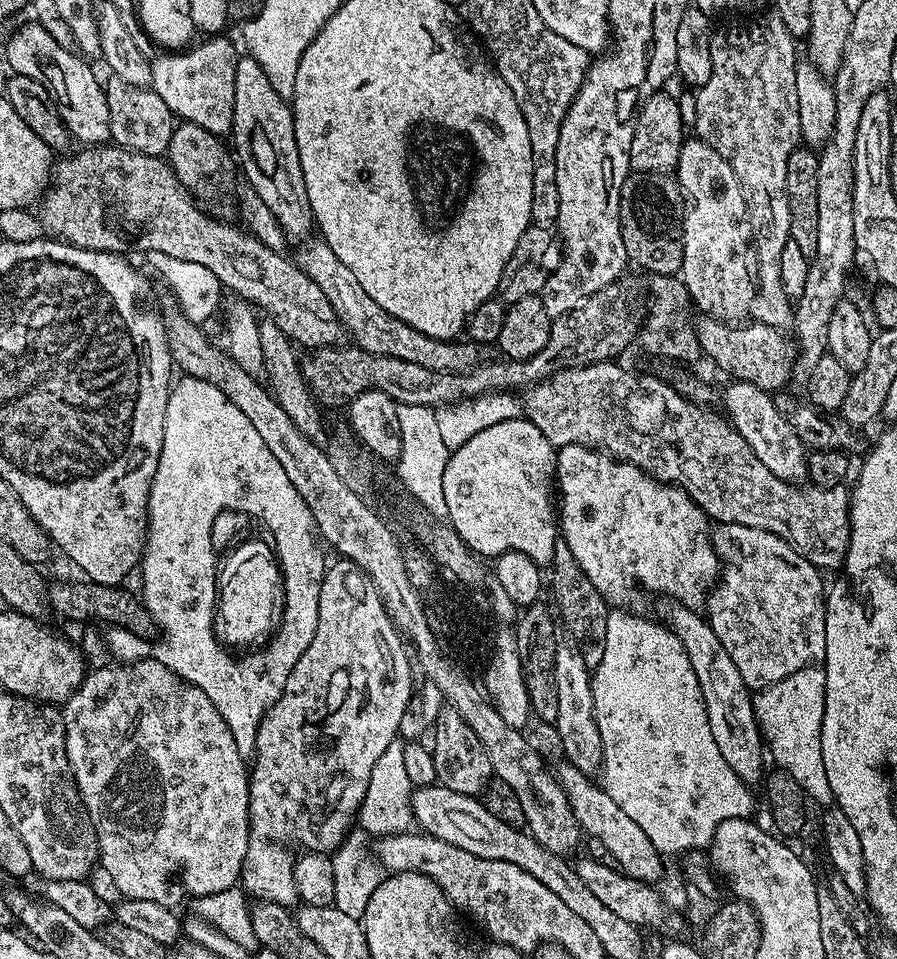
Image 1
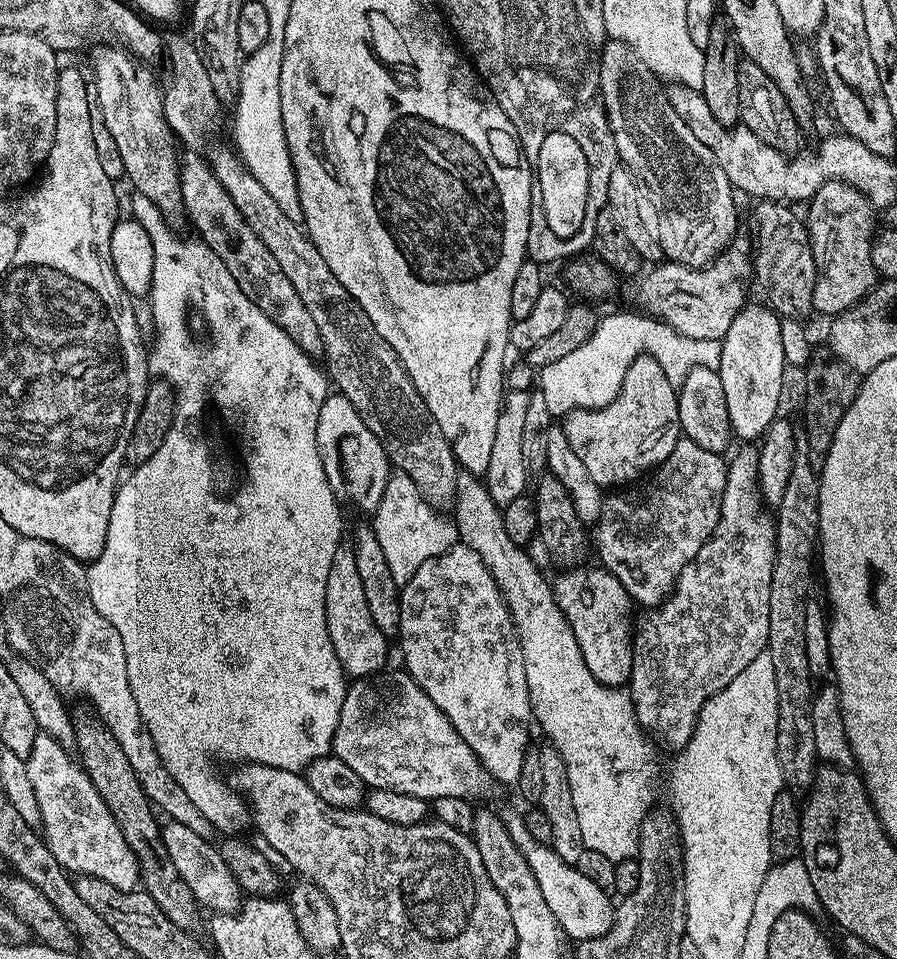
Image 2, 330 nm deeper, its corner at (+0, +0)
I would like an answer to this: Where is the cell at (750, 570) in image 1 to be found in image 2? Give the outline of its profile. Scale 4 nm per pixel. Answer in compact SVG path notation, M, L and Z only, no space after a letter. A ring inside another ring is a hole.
M680 438L674 446L674 450L671 450L670 456L662 461L655 471L647 477L649 480L645 484L640 482L635 486L628 486L623 490L613 491L611 493L613 496L610 496L610 494L604 496L604 505L600 508L600 516L594 525L594 531L596 531L596 546L594 542L594 552L595 555L596 552L600 555L599 563L607 568L608 571L613 572L618 578L618 582L622 582L622 586L626 586L628 595L632 597L637 605L648 604L647 606L658 606L661 604L669 592L671 592L673 586L676 585L676 579L680 577L682 570L696 557L698 550L702 548L705 542L711 538L712 532L716 528L716 523L720 517L720 499L724 493L727 477L728 466L723 455L702 450L702 446L698 446L698 443Z

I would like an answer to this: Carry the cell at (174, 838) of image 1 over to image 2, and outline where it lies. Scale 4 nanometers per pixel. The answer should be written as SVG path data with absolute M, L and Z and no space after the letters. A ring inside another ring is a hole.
M37 734L26 761L30 783L34 786L34 793L37 795L42 832L54 858L58 858L58 862L69 873L81 876L92 875L122 891L135 889L140 884L140 873L136 866L134 850L130 850L126 838L122 838L122 830L114 814L110 814L106 802L98 794L96 787L92 785L88 773L74 759L73 753L63 748L54 737Z

